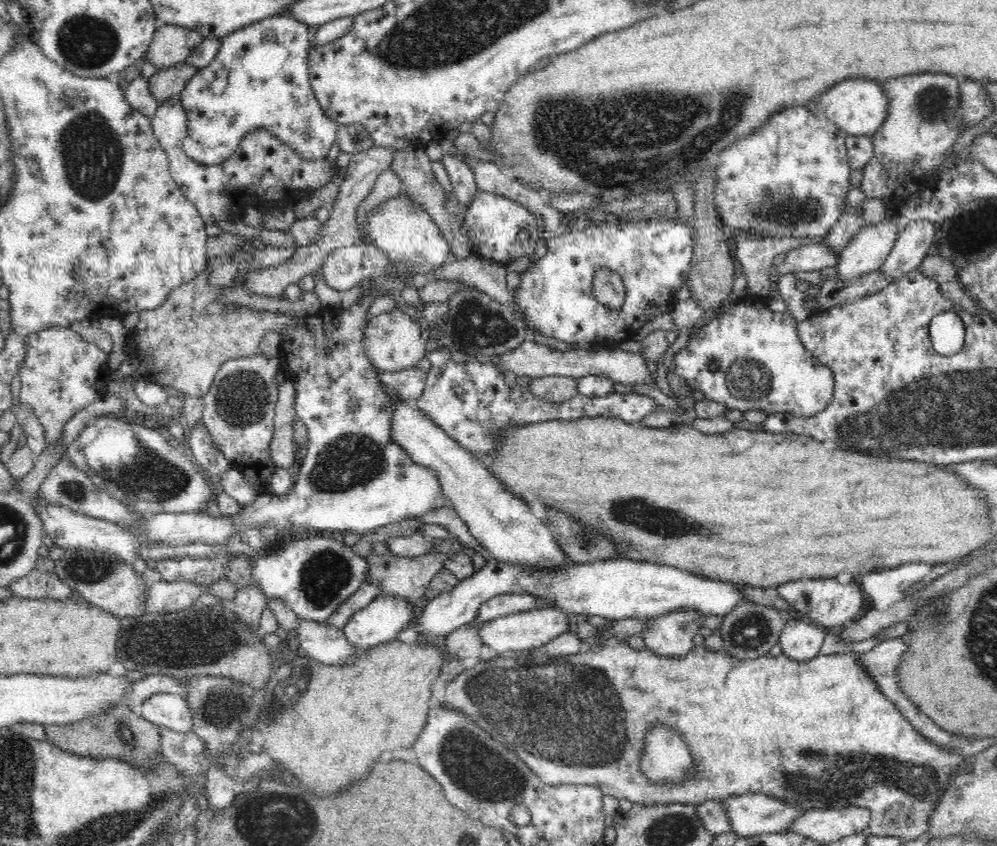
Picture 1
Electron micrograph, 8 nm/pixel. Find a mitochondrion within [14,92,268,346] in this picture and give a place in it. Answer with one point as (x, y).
(91, 152)

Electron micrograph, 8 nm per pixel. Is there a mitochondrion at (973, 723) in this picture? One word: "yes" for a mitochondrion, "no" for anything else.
no

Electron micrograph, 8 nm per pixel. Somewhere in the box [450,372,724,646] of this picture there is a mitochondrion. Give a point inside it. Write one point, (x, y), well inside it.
(669, 523)

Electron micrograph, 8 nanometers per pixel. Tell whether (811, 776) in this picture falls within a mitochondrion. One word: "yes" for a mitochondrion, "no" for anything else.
yes

